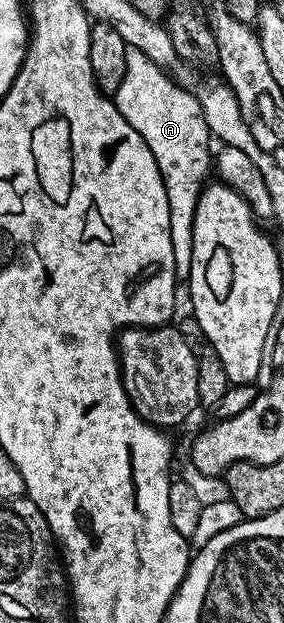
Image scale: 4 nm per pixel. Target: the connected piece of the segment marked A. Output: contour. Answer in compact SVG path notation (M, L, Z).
M128 50L125 57L125 81L121 81L121 89L117 89L117 93L113 96L115 108L121 113L121 117L125 117L125 121L129 121L129 125L133 125L133 129L137 129L137 133L141 133L141 137L145 141L145 145L149 145L149 153L153 153L153 157L157 161L157 169L161 169L161 177L165 181L165 193L169 197L169 233L173 237L173 265L175 266L175 282L179 285L187 285L191 282L191 262L193 261L193 219L197 213L197 201L199 194L203 192L205 184L208 182L207 170L209 172L213 167L213 149L211 151L210 143L213 143L213 136L210 129L205 125L205 117L203 110L199 104L198 98L186 86L180 86L167 74L163 68L154 64L153 61L139 51Z

